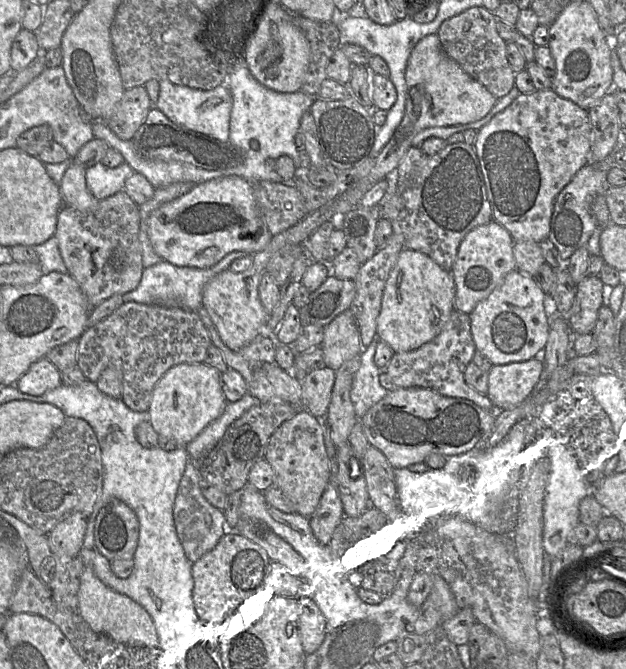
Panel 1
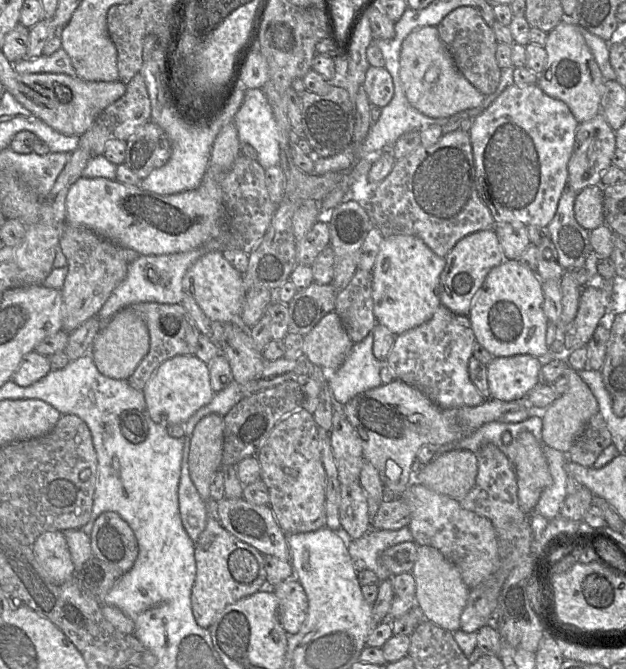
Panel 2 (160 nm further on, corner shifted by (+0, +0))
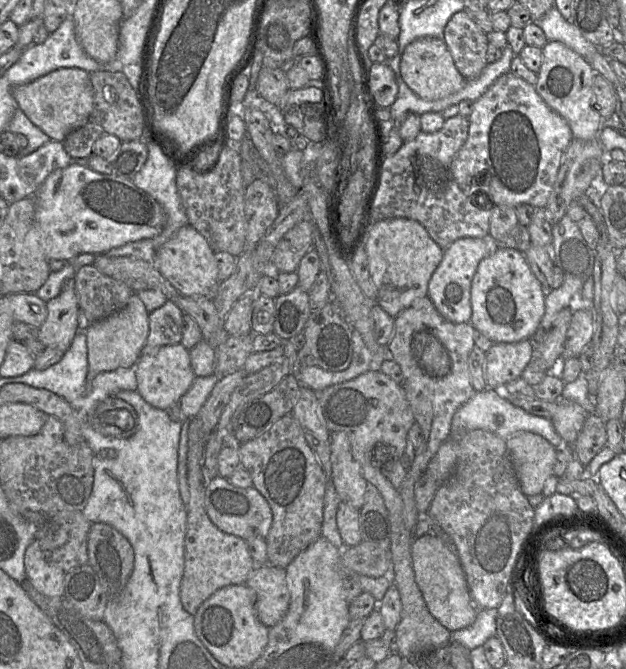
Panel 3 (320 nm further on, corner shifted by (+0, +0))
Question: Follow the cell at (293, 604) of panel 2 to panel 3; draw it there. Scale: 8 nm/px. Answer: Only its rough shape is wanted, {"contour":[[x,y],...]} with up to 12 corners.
{"contour":[[256,565],[245,584],[269,628],[290,604],[286,568]]}

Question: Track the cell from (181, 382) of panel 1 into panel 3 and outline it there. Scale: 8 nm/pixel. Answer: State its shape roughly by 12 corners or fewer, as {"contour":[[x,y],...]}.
{"contour":[[181,343],[140,356],[139,394],[162,410],[196,377]]}

